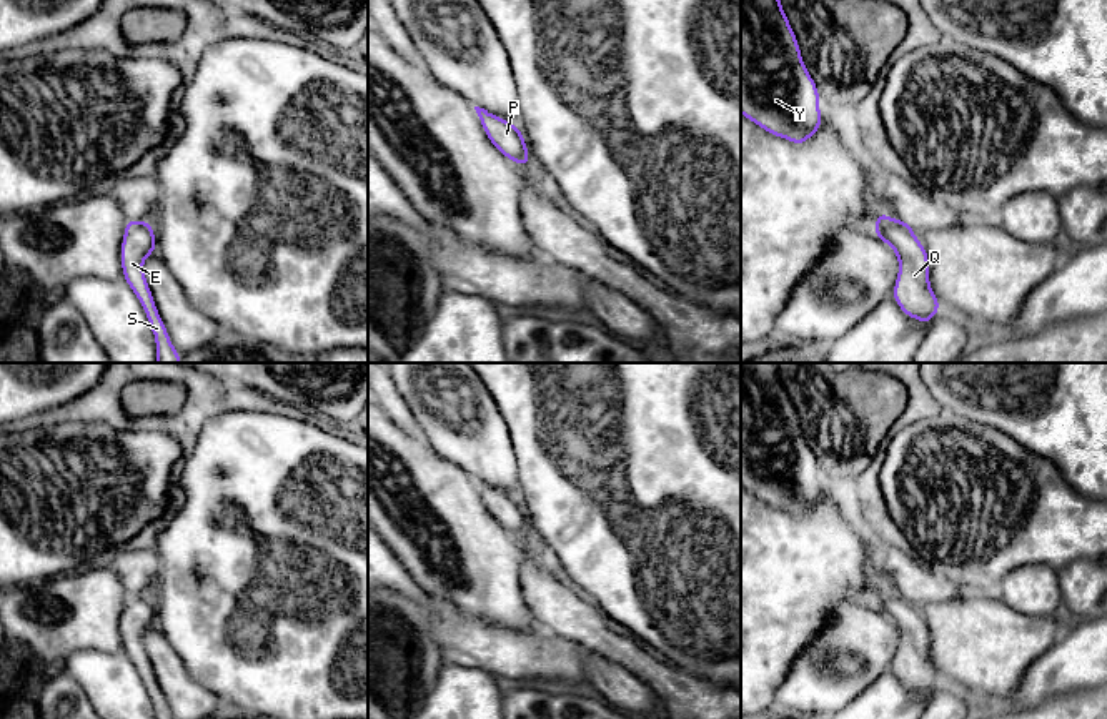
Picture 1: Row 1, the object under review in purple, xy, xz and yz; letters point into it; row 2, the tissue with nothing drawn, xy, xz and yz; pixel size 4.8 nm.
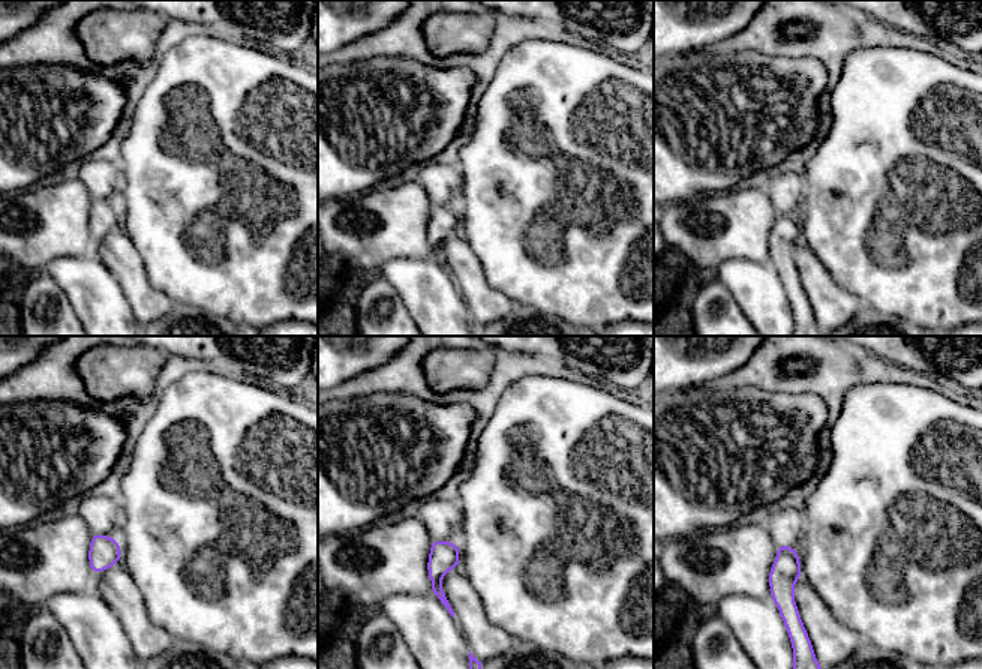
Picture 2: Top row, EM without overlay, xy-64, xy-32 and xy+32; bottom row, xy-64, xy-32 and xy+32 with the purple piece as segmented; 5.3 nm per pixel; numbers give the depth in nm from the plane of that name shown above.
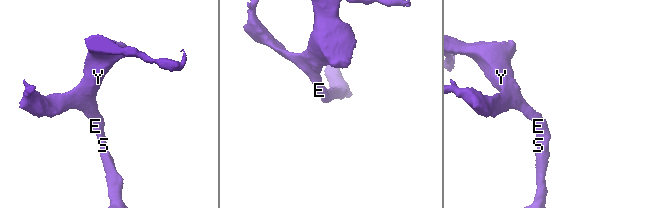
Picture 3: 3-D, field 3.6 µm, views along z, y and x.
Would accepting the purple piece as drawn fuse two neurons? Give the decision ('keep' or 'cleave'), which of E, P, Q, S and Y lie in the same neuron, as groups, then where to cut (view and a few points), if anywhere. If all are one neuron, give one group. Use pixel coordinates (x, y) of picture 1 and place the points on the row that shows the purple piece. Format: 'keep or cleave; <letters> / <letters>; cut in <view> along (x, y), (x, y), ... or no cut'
keep; E P Q S Y; no cut

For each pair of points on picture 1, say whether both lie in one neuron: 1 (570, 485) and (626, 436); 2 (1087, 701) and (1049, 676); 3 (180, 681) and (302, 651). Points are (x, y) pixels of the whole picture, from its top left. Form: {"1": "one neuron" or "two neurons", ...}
{"1": "one neuron", "2": "two neurons", "3": "two neurons"}

